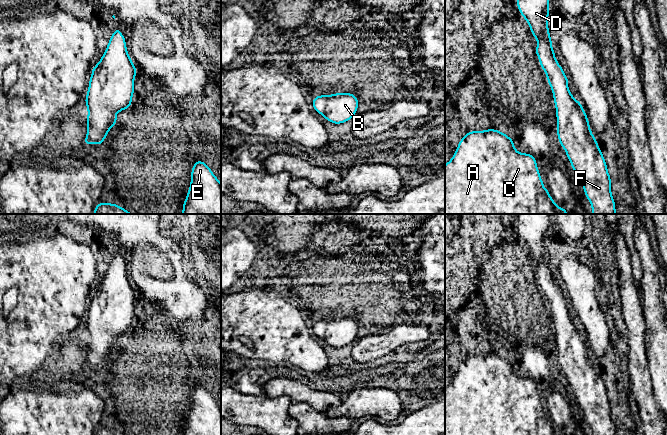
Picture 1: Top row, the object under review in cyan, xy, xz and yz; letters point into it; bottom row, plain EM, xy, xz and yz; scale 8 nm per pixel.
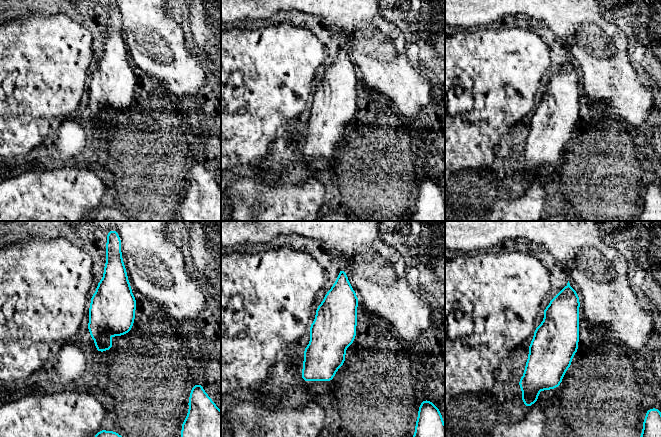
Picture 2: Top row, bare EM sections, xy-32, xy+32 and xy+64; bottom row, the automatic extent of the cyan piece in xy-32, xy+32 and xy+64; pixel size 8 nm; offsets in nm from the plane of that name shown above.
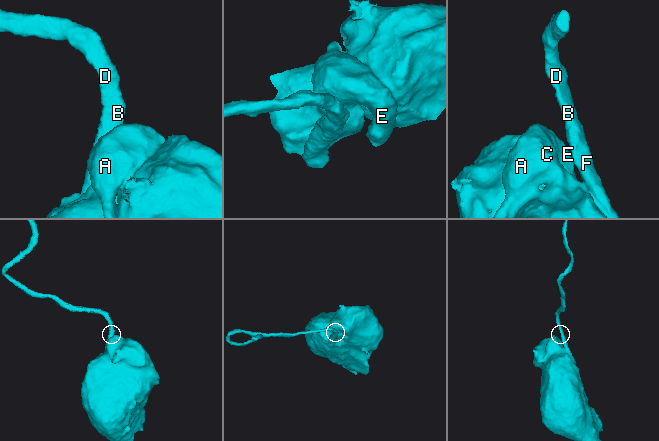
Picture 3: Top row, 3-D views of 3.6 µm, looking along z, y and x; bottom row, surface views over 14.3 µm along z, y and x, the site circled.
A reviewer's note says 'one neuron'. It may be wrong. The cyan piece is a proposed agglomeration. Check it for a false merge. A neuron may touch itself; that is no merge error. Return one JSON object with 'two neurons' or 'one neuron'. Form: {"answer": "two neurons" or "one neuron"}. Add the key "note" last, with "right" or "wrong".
{"answer": "one neuron", "note": "right"}

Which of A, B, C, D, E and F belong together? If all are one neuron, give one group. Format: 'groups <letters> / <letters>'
groups A B C D E F

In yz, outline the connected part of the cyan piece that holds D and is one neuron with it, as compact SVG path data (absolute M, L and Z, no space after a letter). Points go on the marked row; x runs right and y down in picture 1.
M517 0L516 3L538 42L535 52L553 92L559 143L584 187L592 214L616 214L605 159L591 133L586 113L570 93L569 79L555 58L547 22L549 0Z

